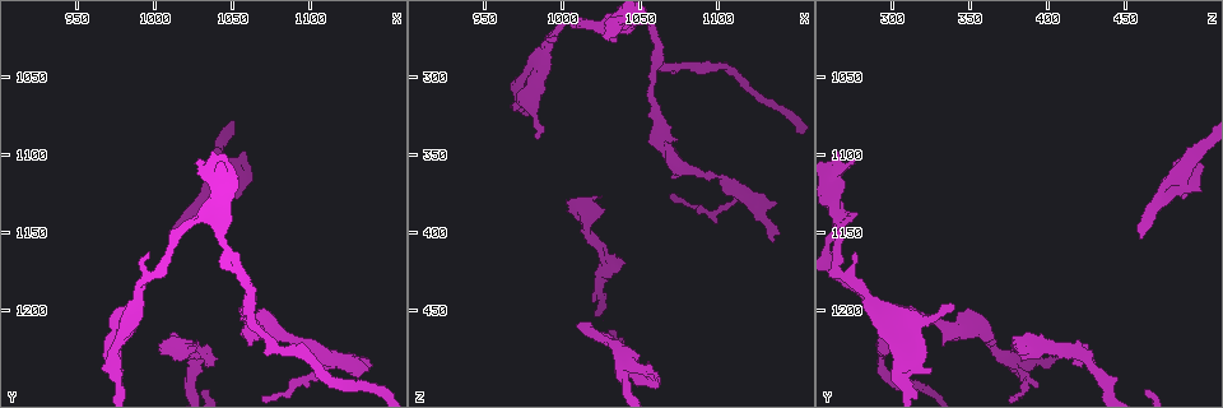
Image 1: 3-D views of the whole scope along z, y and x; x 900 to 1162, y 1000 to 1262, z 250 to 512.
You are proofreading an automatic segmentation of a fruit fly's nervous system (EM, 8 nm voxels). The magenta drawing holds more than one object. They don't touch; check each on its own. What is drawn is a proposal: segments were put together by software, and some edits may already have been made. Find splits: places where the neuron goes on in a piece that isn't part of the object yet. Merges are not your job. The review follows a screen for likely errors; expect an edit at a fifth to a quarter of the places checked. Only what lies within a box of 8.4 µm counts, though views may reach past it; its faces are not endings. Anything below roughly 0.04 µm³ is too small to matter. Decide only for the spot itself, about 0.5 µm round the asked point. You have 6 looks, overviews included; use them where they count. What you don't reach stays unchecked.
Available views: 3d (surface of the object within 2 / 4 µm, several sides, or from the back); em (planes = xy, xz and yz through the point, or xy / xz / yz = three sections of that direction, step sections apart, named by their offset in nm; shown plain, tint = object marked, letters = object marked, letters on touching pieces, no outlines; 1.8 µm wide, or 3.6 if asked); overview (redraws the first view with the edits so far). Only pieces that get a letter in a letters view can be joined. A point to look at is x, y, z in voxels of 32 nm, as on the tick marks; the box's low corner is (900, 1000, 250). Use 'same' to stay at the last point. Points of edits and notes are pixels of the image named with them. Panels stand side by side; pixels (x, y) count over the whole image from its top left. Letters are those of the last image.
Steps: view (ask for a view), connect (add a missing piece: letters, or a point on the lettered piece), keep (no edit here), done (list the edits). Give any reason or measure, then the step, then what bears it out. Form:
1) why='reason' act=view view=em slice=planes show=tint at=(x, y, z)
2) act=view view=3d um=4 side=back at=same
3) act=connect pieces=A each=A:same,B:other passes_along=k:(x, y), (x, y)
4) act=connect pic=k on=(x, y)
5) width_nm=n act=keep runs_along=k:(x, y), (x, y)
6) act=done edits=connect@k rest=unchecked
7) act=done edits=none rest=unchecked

why='an open end' act=view view=3d um=2 at=(1010, 1154, 458)

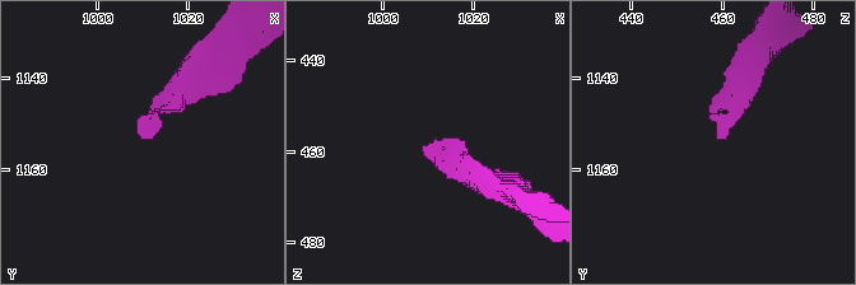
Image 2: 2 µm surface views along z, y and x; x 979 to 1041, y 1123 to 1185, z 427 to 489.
why='need the tissue' act=view view=em slice=yz step=16 show=letters at=(1011, 1154, 459)

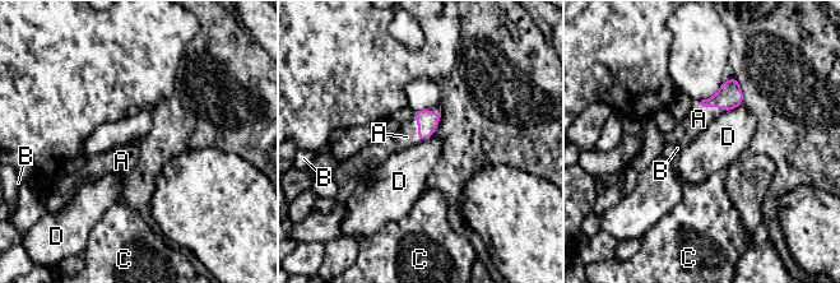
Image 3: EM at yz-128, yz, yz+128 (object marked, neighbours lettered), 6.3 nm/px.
act=view view=em slice=planes show=letters at=same

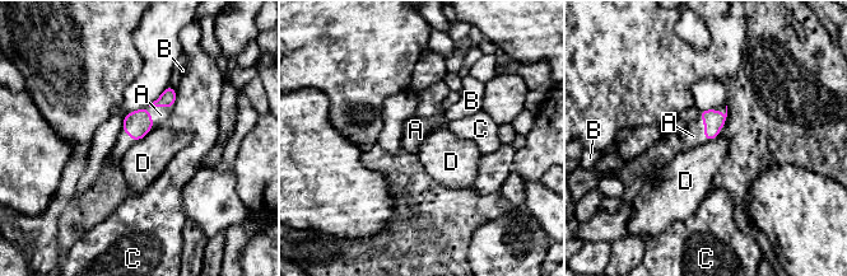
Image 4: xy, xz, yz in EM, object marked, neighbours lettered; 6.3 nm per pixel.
act=connect pieces=A each=A:same,B:other,C:other,D:other passes_along=4:(713, 120), (704, 129), (693, 136) found='the neuron continues'

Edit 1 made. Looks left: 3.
why='abrupt turn' act=view view=em slice=planes show=tint at=(1030, 1226, 422)

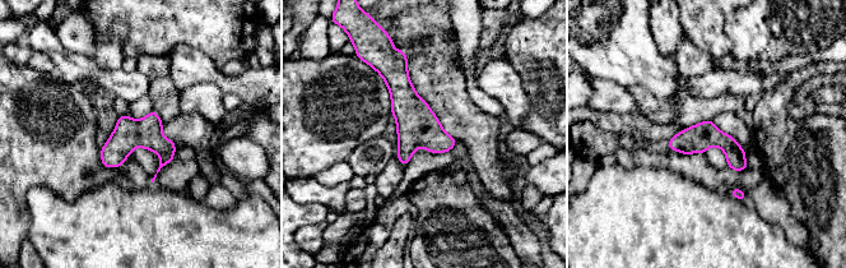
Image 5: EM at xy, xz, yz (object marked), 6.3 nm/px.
why='what lies round it' act=view view=em slice=planes show=letters at=same

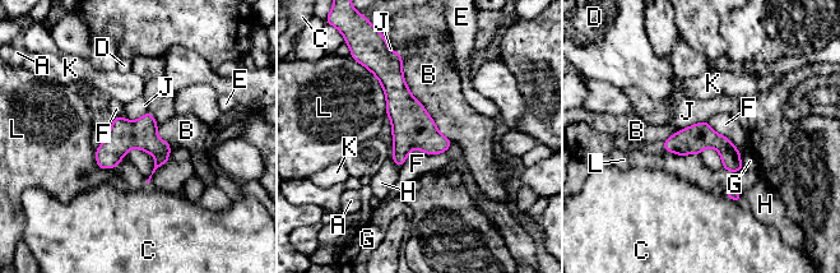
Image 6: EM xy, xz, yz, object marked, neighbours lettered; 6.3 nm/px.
width_nm=180 act=keep each=A:other,B:other,C:other,D:other,E:other,F:other,G:other,H:other,J:other,K:other,L:other border=6:(445, 151), (414, 148), (399, 167) found='none of them fits'

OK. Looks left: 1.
act=done edits=connect@4 rest=unchecked

